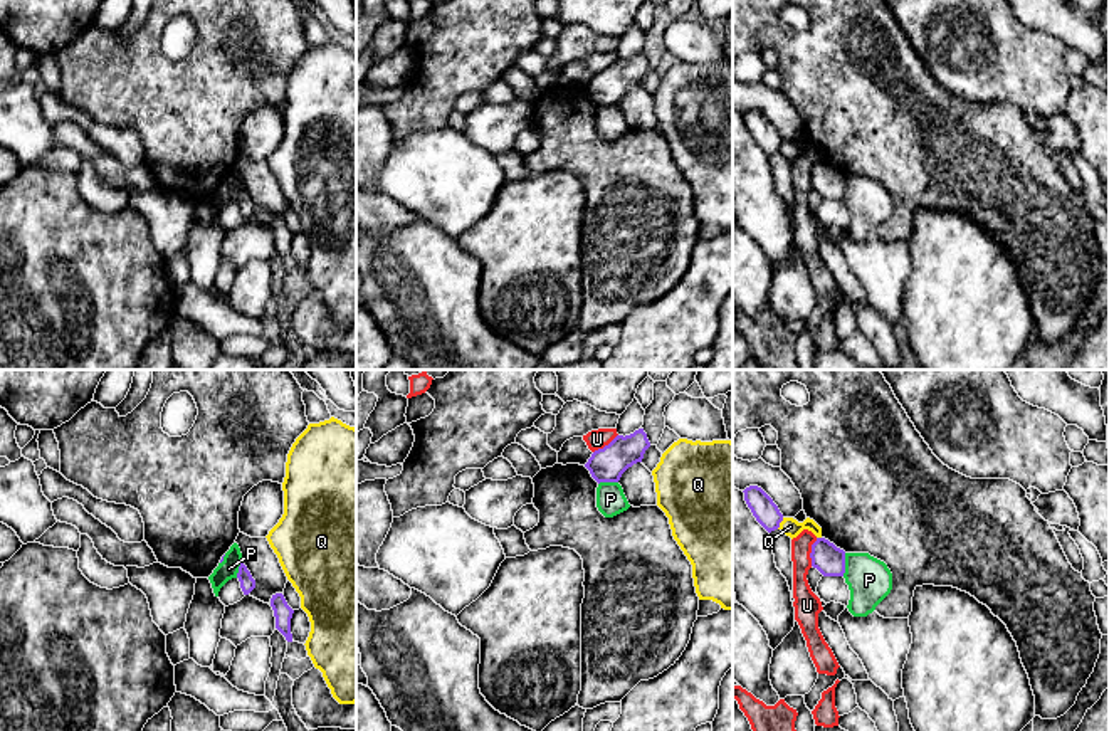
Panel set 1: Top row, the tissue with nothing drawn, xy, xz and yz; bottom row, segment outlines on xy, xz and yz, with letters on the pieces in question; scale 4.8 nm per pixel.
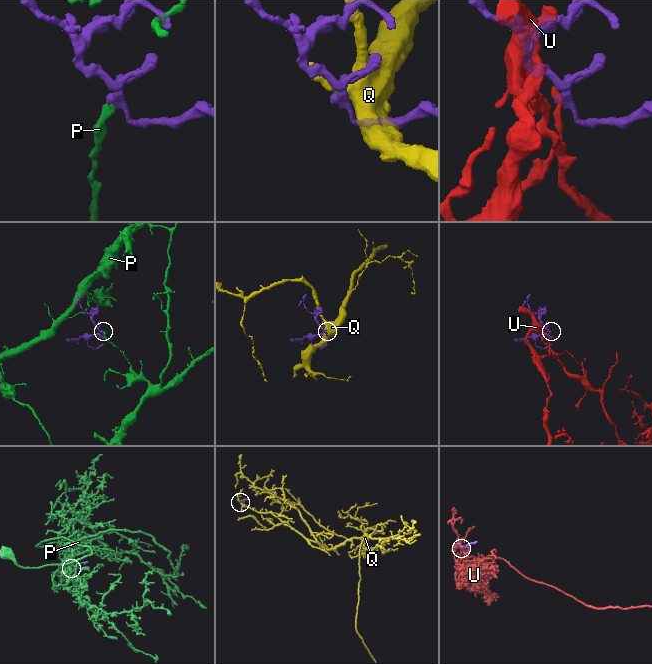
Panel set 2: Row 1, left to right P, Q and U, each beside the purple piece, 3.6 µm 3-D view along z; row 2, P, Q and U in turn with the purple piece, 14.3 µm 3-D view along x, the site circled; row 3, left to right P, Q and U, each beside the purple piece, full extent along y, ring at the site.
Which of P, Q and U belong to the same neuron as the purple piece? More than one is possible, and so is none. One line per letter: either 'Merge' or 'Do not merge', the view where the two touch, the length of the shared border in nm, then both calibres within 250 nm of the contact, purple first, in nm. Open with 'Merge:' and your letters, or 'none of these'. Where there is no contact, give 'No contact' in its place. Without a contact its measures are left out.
Merge: none of these
P: Do not merge. Touches purple in yz. Shared border 110 nm. Thickness 150 nm (purple) against 220 nm
Q: Do not merge. Touches purple in yz. Shared border 70 nm. Thickness 120 nm (purple) against 90 nm
U: Do not merge. Touches purple in yz. Shared border 140 nm. Thickness 150 nm (purple) against 120 nm

